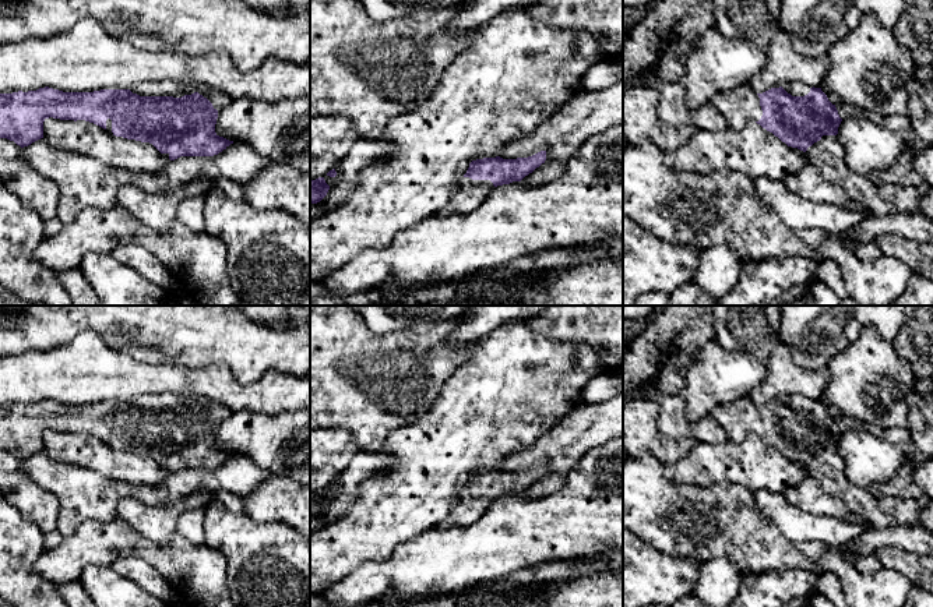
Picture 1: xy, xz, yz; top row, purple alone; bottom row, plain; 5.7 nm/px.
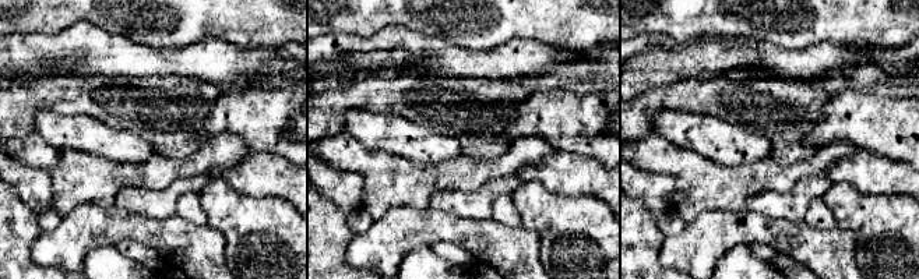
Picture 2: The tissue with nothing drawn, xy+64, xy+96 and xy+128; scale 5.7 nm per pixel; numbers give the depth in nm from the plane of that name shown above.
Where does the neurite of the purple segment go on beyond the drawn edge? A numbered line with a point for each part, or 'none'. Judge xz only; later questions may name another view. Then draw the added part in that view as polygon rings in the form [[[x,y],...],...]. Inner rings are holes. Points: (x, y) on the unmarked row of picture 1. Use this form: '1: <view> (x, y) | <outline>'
1: xz (469, 507) | [[[462,490],[454,508],[447,518],[439,523],[439,527],[469,526],[476,522],[494,502],[490,493],[472,493]]]

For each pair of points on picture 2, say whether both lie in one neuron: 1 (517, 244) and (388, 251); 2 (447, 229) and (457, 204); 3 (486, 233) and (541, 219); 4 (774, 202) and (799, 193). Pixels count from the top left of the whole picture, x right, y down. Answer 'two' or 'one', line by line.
1: one
2: two
3: two
4: one

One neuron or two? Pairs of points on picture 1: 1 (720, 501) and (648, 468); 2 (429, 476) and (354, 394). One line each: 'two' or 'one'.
1: one
2: two

